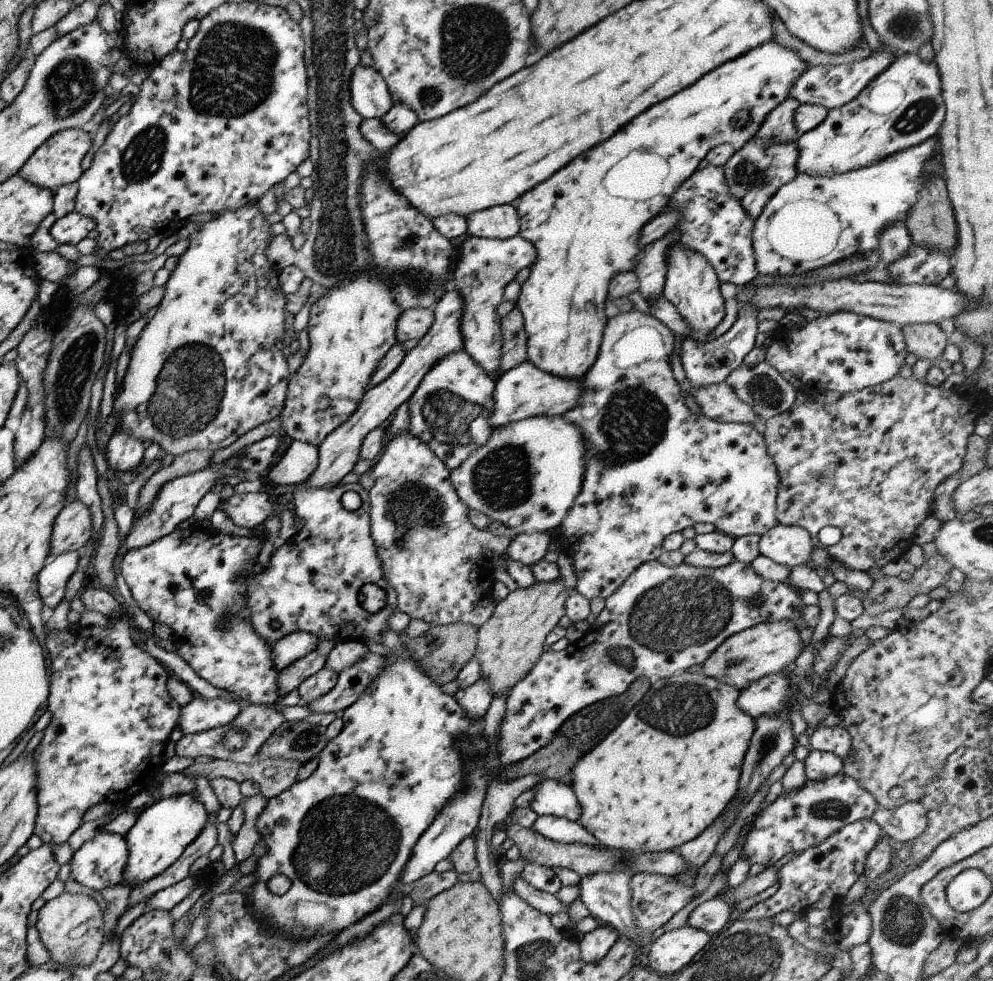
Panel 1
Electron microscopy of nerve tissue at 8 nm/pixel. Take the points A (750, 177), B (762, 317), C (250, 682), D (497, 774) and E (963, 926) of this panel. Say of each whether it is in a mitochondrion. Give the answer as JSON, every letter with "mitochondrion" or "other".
{"A":"mitochondrion","B":"other","C":"other","D":"other","E":"other"}

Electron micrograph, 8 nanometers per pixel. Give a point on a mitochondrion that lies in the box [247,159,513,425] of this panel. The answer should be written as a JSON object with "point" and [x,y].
{"point":[414,286]}

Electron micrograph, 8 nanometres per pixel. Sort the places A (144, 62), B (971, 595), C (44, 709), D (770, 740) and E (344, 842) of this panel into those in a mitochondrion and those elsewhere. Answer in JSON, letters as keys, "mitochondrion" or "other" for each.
{"A":"other","B":"other","C":"other","D":"mitochondrion","E":"mitochondrion"}

